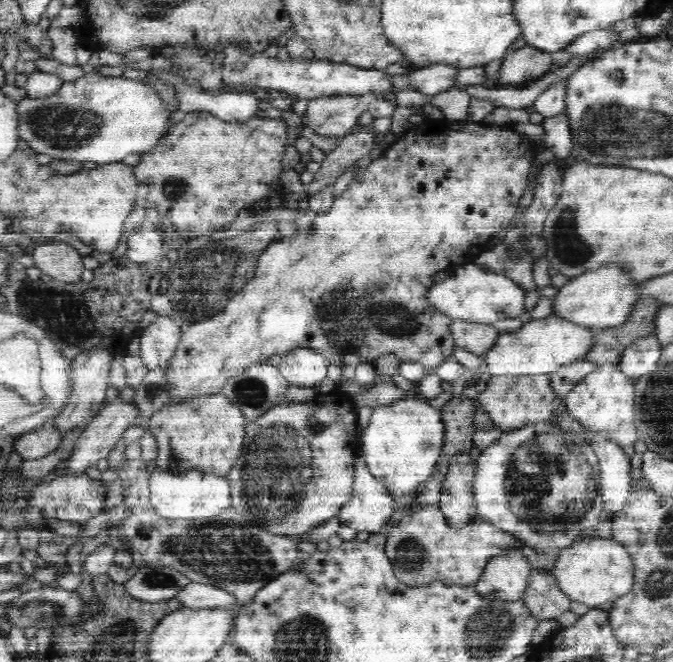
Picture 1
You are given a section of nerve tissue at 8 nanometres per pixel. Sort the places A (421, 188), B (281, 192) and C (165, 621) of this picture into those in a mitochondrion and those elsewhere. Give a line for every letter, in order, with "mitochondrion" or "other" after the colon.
A: other
B: other
C: other

